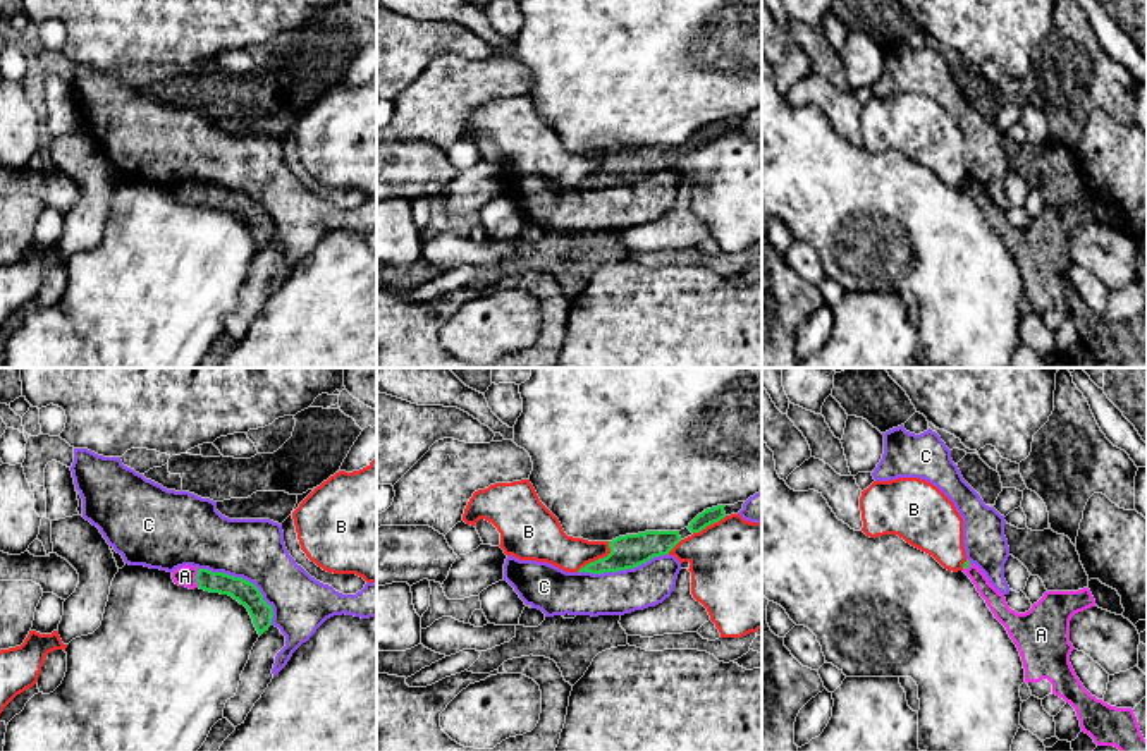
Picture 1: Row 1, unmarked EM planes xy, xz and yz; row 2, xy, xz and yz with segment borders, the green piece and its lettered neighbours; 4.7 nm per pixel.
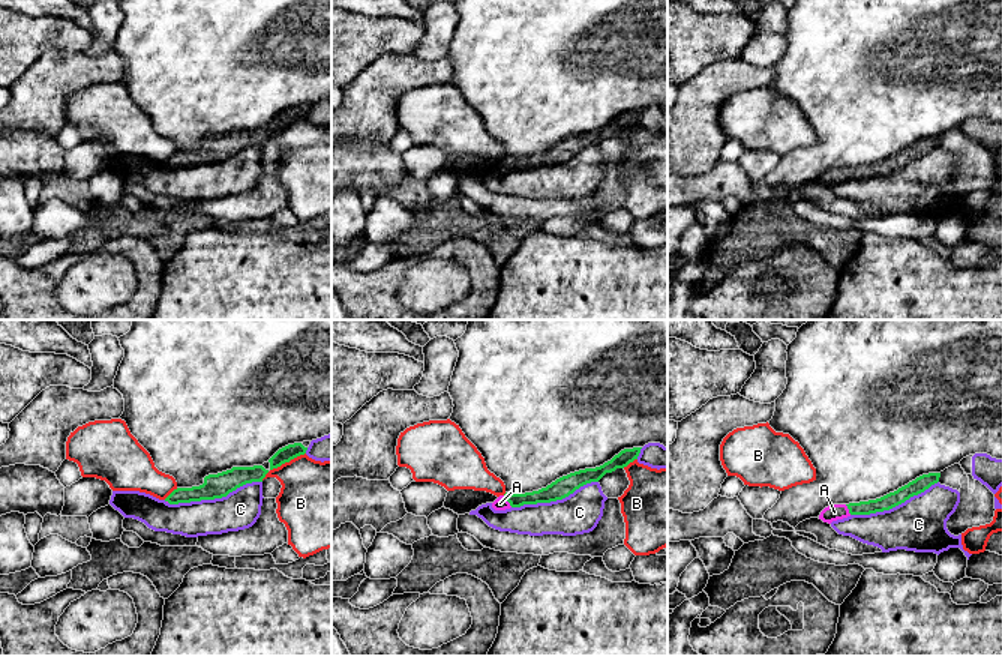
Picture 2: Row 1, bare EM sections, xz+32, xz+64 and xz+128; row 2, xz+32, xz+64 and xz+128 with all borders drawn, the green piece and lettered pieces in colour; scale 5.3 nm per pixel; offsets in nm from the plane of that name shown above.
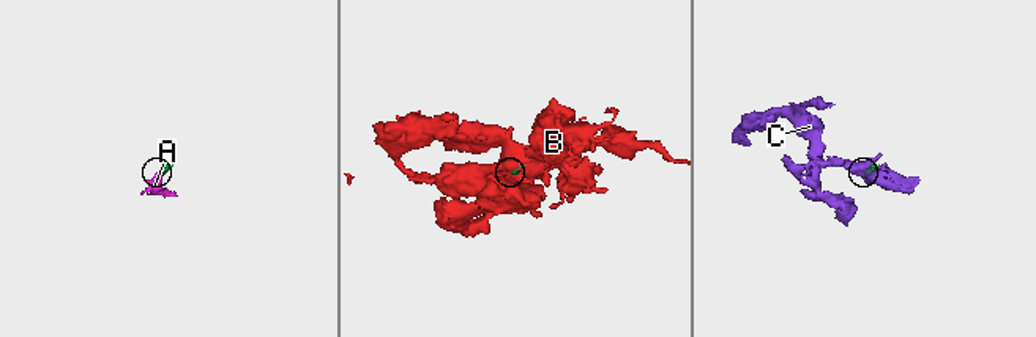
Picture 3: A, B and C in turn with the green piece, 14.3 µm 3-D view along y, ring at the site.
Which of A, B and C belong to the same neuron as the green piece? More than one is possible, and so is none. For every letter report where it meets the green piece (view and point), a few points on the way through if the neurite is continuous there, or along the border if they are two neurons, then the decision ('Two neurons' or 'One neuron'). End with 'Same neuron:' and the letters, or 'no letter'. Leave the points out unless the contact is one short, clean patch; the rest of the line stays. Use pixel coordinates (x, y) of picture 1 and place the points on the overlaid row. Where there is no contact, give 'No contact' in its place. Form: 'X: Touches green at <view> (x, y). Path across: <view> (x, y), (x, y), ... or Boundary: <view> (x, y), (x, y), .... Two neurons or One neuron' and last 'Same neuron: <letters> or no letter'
A: Touches green at xy (196, 578). One neuron
B: Touches green at xz (599, 559). Two neurons
C: Touches green at xy (245, 580). Two neurons
Same neuron: A

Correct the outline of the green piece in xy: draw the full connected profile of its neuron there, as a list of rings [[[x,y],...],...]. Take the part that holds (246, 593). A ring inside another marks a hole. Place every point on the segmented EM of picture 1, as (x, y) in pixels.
[[[184,565],[172,572],[172,579],[175,584],[186,586],[189,589],[199,588],[210,593],[232,596],[248,608],[260,636],[272,626],[272,605],[263,600],[263,595],[253,583],[242,577]]]

